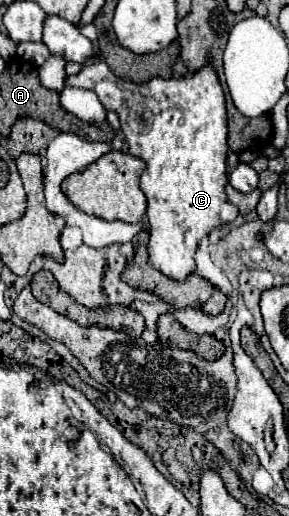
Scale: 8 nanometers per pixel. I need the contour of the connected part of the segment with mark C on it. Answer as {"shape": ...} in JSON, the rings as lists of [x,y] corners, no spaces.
{"shape":[[[100,60],[92,66],[84,66],[74,76],[66,76],[64,86],[94,90],[104,108],[118,114],[124,138],[128,142],[128,154],[146,162],[146,170],[140,176],[140,188],[148,198],[146,216],[150,224],[150,242],[148,242],[150,264],[168,278],[186,280],[196,270],[194,254],[198,242],[204,236],[208,236],[214,228],[232,224],[232,220],[236,220],[238,216],[238,208],[228,202],[224,192],[228,124],[226,124],[224,92],[218,82],[216,70],[208,66],[184,78],[170,78],[170,80],[152,78],[146,84],[134,84],[114,76],[106,66],[106,62]]]}

